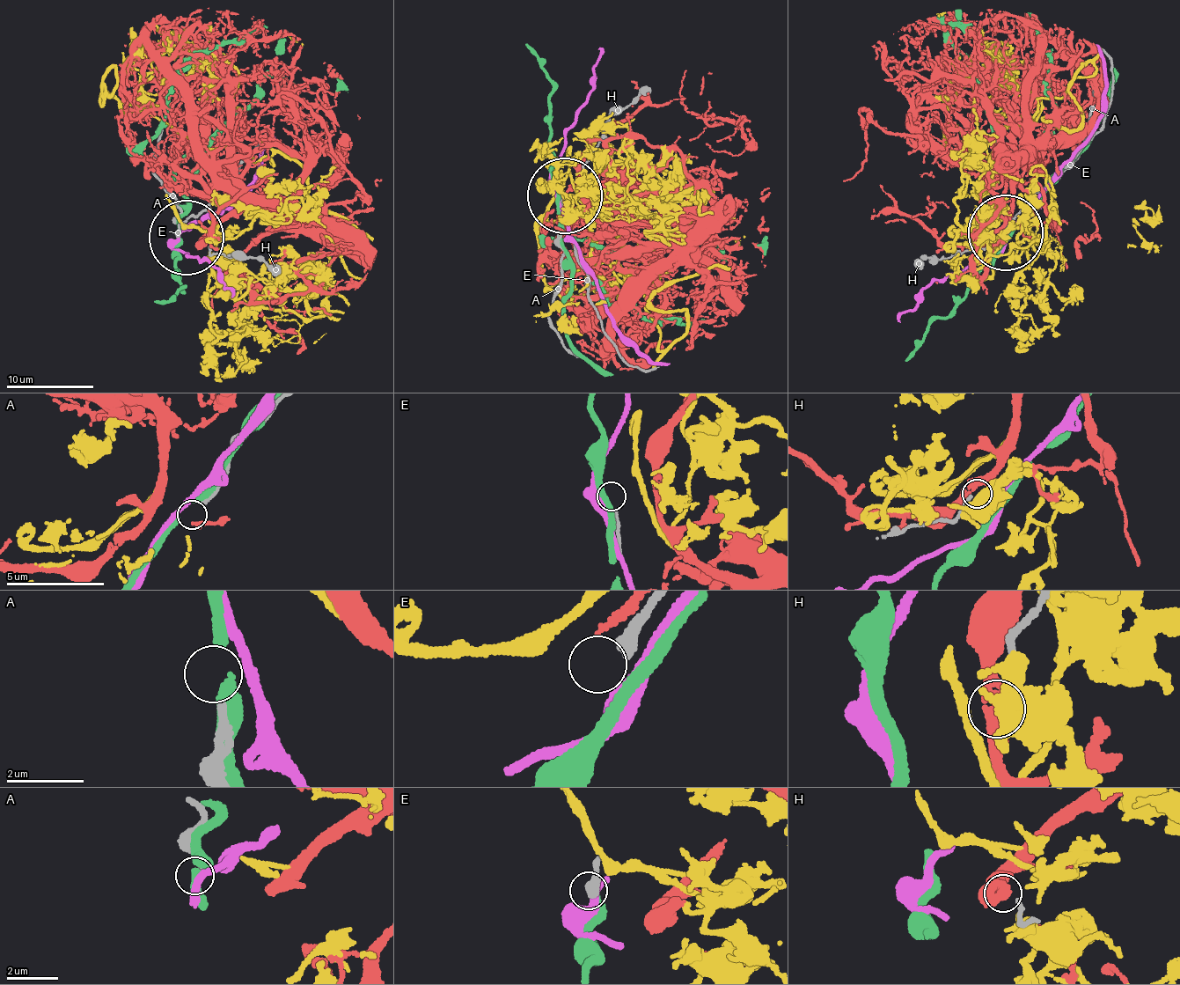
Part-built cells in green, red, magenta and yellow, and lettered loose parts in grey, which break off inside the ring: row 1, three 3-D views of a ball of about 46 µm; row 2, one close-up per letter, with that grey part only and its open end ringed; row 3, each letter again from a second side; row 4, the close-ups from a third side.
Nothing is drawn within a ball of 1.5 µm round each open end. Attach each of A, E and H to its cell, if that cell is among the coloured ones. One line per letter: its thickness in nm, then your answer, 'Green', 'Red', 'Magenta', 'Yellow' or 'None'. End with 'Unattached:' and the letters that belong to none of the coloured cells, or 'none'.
A: Thickness 240 nm. None
E: Thickness 380 nm. None
H: Thickness 170 nm. None
Unattached: A, E, H

